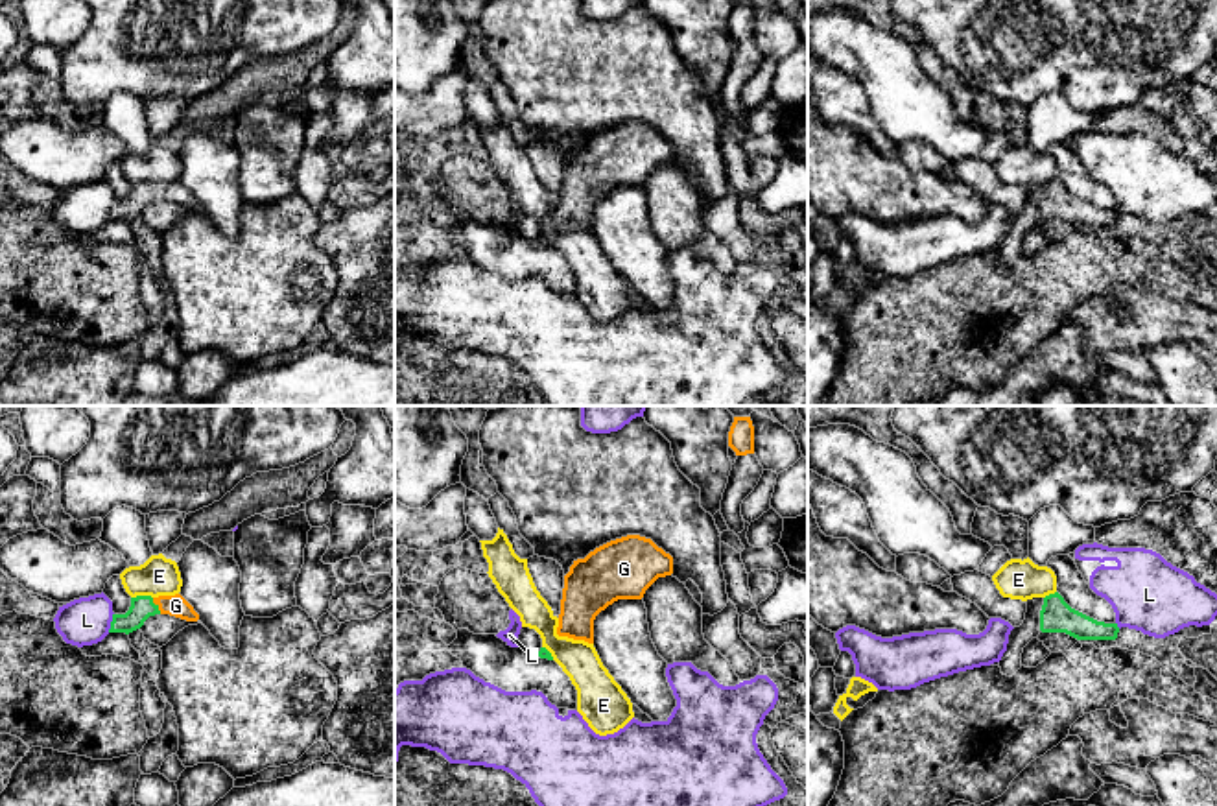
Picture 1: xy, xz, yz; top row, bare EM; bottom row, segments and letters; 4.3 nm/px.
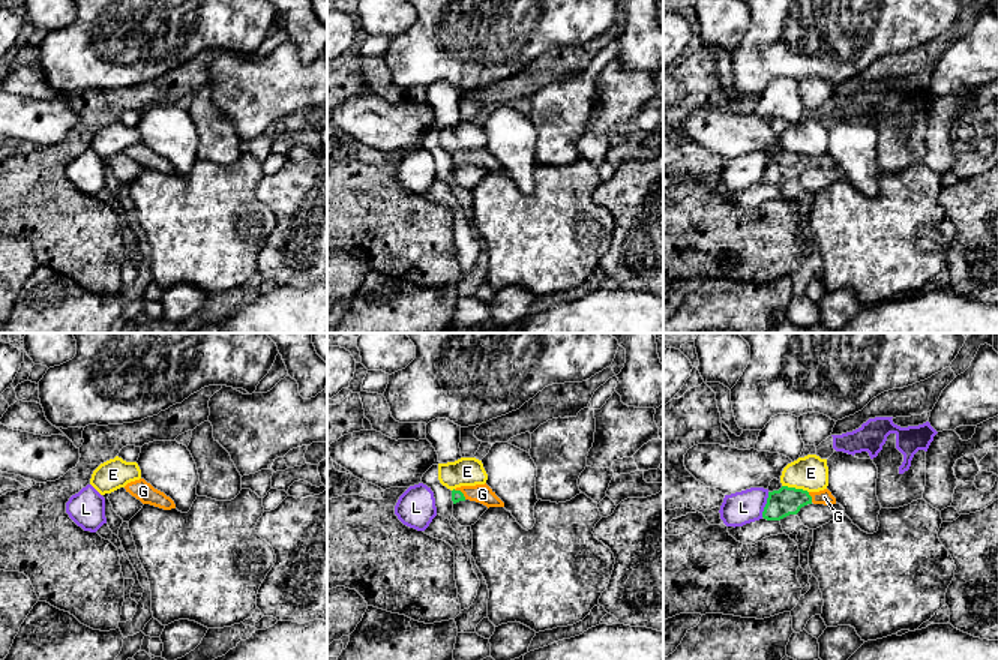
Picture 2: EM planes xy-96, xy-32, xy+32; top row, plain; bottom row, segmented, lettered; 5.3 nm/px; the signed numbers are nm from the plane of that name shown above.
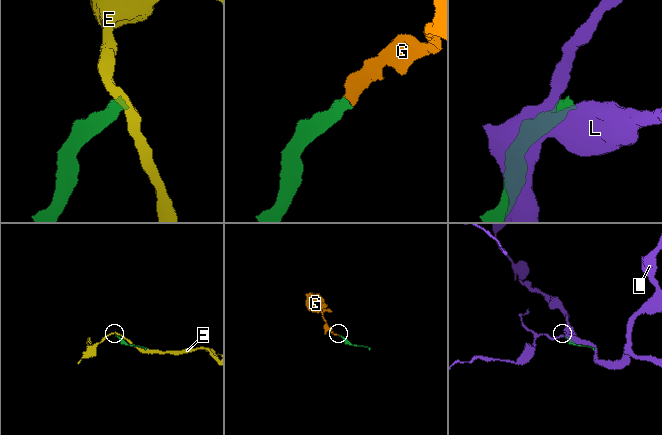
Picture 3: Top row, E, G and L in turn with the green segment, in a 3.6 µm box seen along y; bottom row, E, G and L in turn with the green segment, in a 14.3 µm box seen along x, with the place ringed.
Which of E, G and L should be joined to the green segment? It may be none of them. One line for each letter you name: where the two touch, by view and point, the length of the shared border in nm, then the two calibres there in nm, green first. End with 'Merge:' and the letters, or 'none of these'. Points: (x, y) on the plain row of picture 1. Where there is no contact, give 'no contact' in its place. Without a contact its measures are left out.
G: contact xy (155, 192); length 80 nm; calibres 100 and 100 nm
Merge: G

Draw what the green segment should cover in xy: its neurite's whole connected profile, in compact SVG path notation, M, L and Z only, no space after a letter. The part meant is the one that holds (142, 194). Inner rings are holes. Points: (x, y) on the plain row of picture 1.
M136 183L131 184L131 194L125 201L112 201L109 219L133 219L144 212L149 203L170 201L186 208L197 208L199 201L194 194L181 183Z

